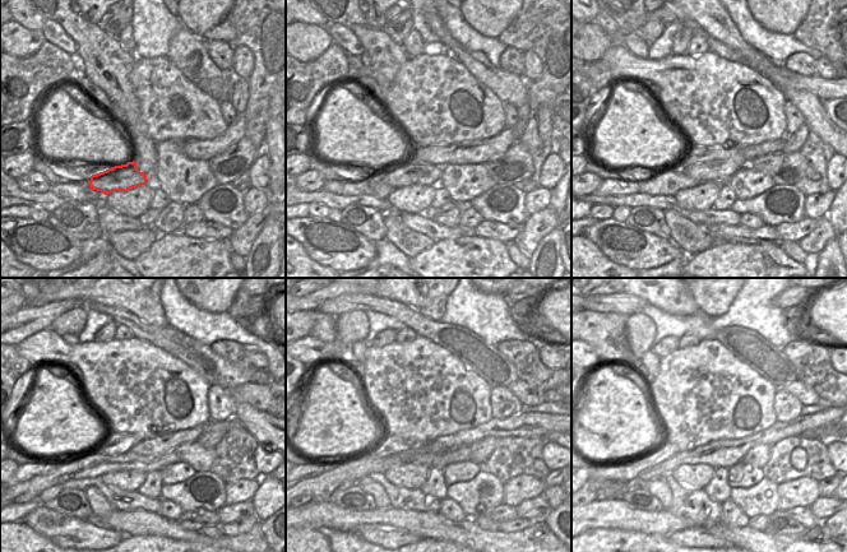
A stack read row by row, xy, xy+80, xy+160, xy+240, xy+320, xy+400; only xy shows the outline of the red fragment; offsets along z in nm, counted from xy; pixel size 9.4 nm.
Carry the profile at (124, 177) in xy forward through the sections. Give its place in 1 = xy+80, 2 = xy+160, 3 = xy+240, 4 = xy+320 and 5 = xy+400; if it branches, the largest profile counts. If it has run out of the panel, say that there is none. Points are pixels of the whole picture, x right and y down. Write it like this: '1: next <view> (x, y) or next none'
1: next xy+80 (406, 174)
2: next xy+160 (720, 171)
3: next xy+240 (160, 445)
4: next xy+320 (527, 423)
5: next xy+400 (828, 434)

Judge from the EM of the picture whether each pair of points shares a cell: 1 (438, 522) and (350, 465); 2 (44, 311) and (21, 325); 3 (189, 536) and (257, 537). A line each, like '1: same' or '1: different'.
1: different
2: same
3: same

